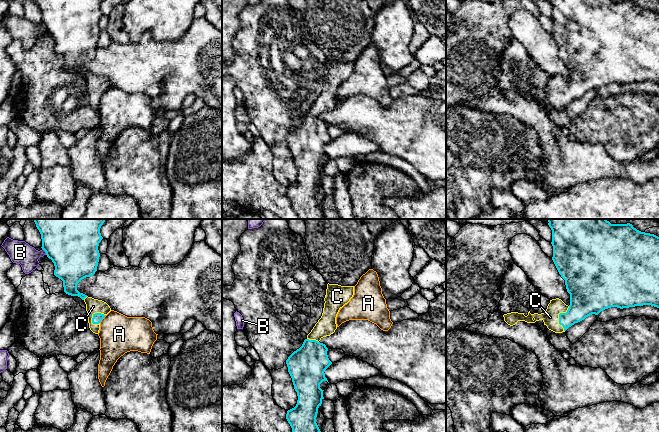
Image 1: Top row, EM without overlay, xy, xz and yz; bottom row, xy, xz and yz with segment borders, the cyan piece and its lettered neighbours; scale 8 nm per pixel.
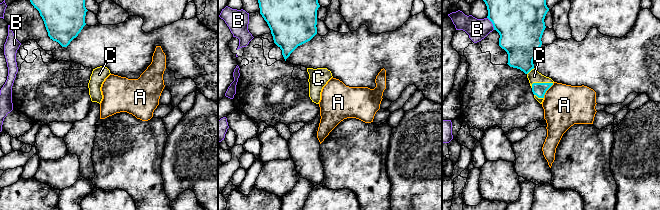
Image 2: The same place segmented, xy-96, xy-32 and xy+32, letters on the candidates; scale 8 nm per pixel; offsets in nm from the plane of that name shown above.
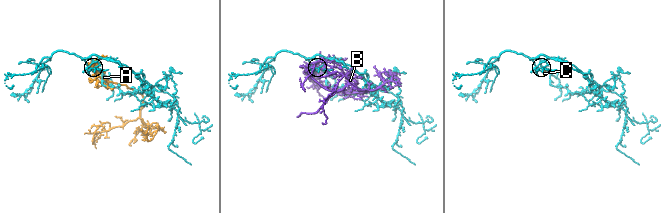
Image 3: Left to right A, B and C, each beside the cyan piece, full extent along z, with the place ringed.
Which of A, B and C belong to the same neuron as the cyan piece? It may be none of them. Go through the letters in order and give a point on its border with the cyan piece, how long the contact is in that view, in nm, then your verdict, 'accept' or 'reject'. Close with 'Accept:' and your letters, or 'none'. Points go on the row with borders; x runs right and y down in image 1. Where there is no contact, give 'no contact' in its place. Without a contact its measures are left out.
A: meets cyan in xy at (102, 318); contact 80 nm long; reject
B: meets cyan in xy at (44, 250); contact 70 nm long; reject
C: meets cyan in yz at (559, 317); contact 220 nm long; accept
Accept: C

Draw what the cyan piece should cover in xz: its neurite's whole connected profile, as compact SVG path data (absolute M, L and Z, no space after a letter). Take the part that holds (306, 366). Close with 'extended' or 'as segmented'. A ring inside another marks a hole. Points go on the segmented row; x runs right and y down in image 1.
M328 283L321 318L302 346L286 360L298 396L296 406L286 414L292 432L321 432L316 423L318 408L324 399L320 384L328 382L324 372L332 362L327 355L328 348L319 341L335 332L337 314L353 295L354 286Z | extended

